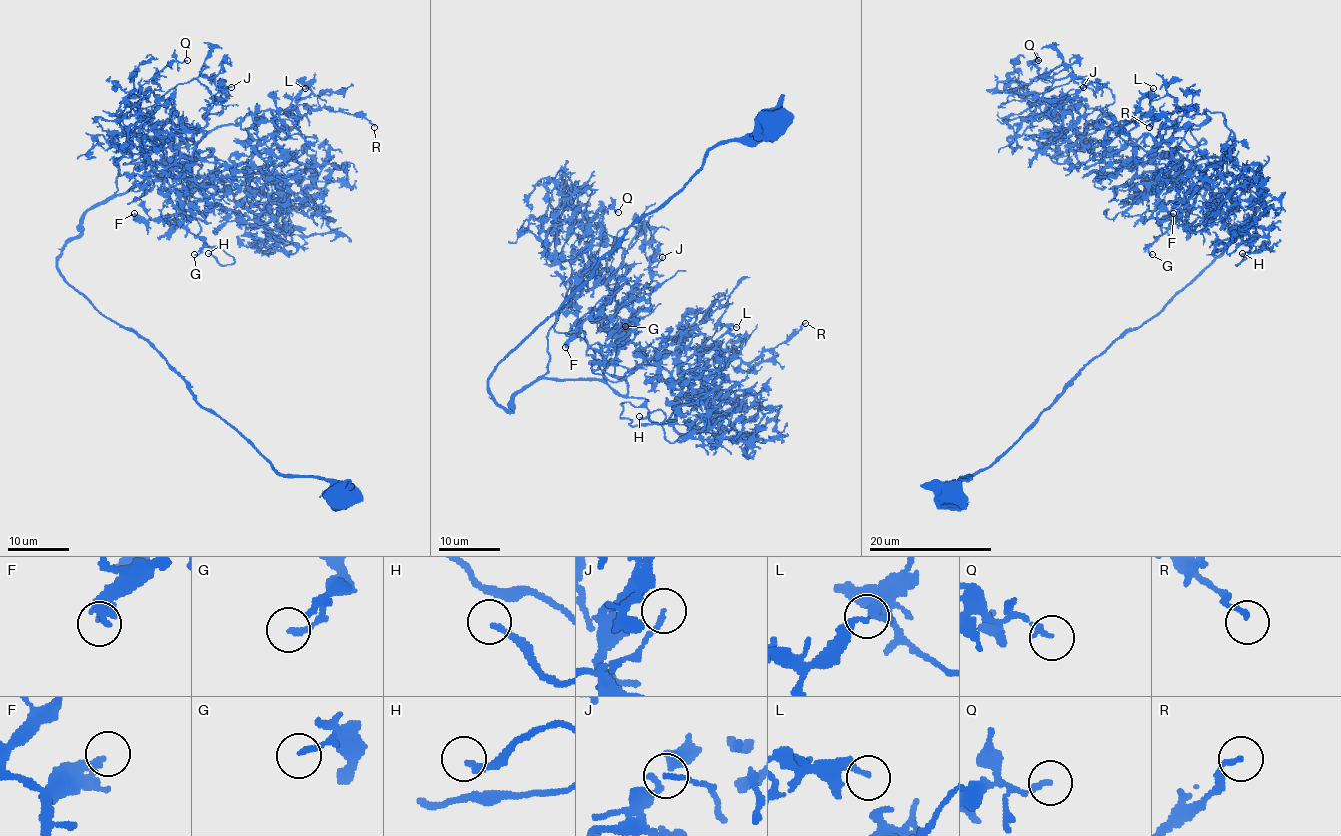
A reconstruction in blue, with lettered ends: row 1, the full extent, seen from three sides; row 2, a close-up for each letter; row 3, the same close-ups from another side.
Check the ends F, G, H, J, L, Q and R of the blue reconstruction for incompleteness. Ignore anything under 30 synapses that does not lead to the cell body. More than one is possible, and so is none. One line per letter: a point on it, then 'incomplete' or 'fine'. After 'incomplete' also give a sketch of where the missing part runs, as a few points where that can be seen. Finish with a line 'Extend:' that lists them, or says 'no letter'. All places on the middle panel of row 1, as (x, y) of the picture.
F: place (565, 347); fine
G: place (625, 326); fine
H: place (639, 416); incomplete; course (639, 416), (636, 427), (628, 418), (634, 412), (650, 415), (636, 424), (627, 420), (610, 436)
J: place (662, 257); fine
L: place (736, 327); fine
Q: place (618, 212); fine
R: place (805, 323); fine
Extend: H

